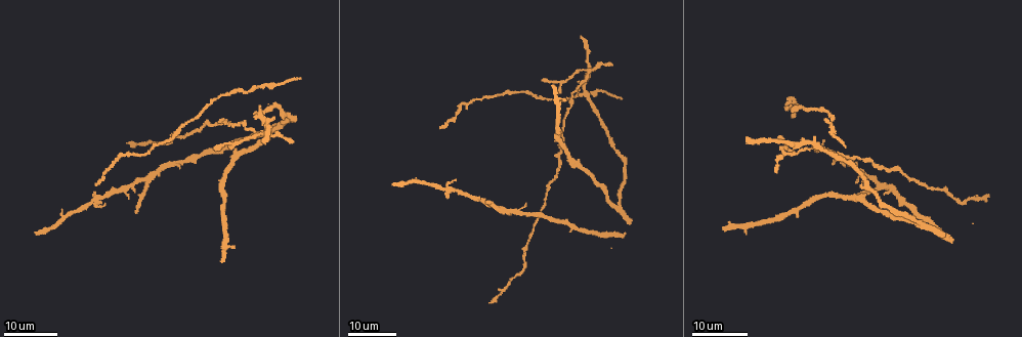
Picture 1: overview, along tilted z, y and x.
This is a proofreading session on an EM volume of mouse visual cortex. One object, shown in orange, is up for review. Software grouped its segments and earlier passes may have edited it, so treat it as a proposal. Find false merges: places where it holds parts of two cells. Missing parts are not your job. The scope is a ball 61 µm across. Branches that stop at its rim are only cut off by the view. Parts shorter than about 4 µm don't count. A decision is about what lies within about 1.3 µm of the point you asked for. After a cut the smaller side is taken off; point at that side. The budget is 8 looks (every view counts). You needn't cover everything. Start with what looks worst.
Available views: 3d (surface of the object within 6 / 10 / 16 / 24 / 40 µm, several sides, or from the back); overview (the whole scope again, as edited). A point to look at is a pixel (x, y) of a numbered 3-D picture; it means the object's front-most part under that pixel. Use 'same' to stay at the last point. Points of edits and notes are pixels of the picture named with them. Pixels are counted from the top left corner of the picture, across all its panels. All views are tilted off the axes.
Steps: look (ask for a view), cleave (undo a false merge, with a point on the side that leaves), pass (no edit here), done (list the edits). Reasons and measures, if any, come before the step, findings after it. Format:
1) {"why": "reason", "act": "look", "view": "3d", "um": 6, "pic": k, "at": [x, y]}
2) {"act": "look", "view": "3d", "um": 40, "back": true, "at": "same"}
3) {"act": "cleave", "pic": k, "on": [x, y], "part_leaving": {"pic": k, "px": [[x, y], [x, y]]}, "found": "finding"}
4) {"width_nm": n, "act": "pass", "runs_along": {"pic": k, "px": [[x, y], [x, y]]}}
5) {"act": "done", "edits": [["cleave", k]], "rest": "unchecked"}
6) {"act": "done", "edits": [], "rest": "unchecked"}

{"why": "branch point", "act": "look", "view": "3d", "um": 24, "pic": 1, "at": [578, 95]}

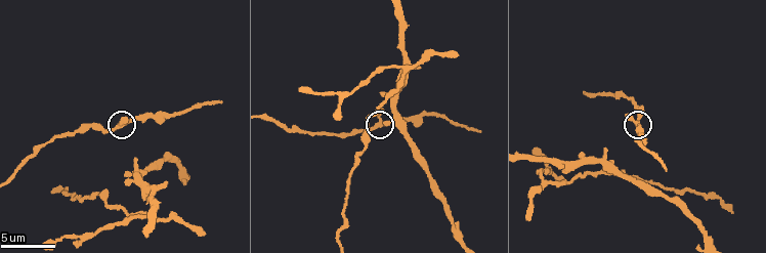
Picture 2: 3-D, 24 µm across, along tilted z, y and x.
{"act": "look", "view": "3d", "um": 10, "pic": 2, "at": [382, 126]}

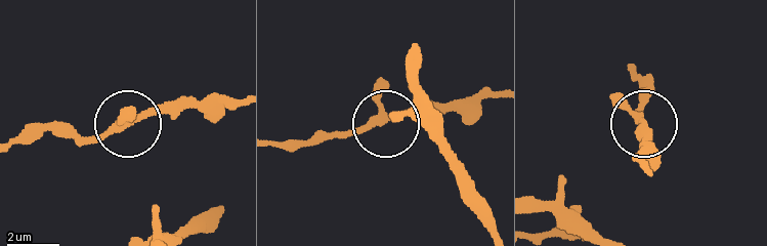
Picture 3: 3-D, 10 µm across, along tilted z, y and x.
{"side_arm_um": 10, "act": "pass", "found": "all the same cell"}

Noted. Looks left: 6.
{"why": "side arm on a straight run", "act": "look", "view": "3d", "um": 16, "pic": 2, "at": [708, 197]}

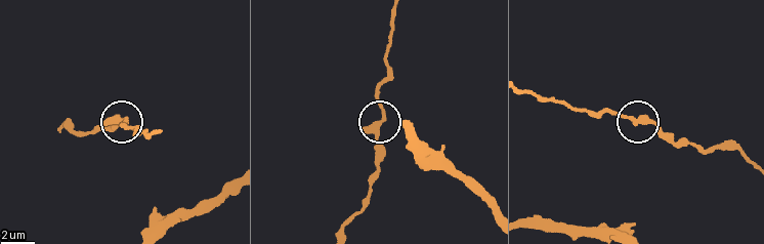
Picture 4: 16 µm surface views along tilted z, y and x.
{"why": "zoom in", "act": "look", "view": "3d", "um": 6, "pic": 4, "at": [639, 120]}

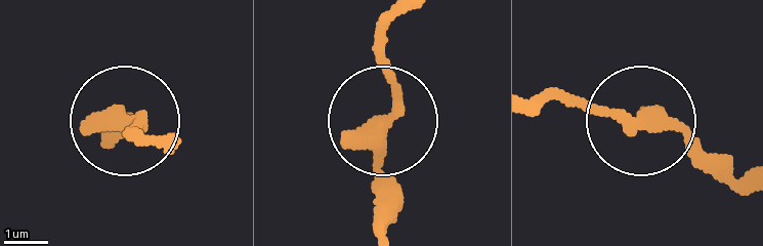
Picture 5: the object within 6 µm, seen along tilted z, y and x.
{"act": "pass", "runs_along": {"pic": 5, "px": [[528, 99], [669, 124], [731, 171]]}, "found": "one cell here"}

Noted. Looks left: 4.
{"why": "two arms in line, one across", "act": "look", "view": "3d", "um": 16, "pic": 2, "at": [400, 83]}

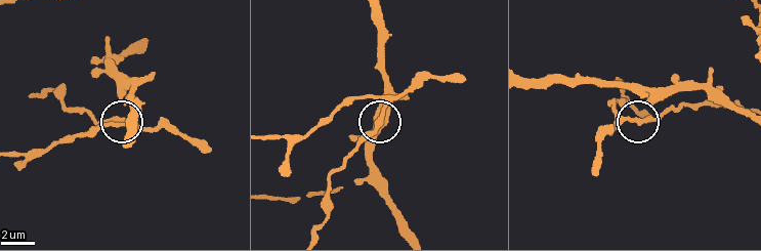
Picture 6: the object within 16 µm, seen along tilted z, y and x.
{"act": "look", "view": "3d", "um": 16, "back": true, "pic": 6, "at": [639, 119]}

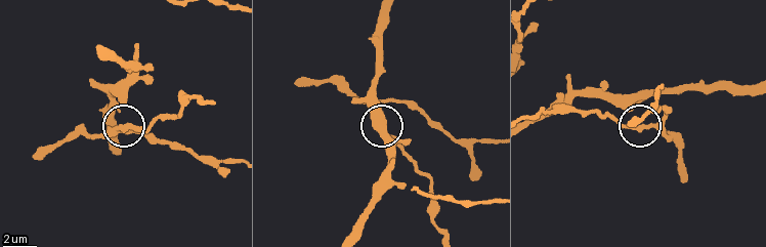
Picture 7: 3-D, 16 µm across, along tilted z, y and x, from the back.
{"act": "pass", "found": "all the same cell"}

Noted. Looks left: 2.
{"act": "look", "view": "3d", "um": 6, "pic": 2, "at": [137, 168]}

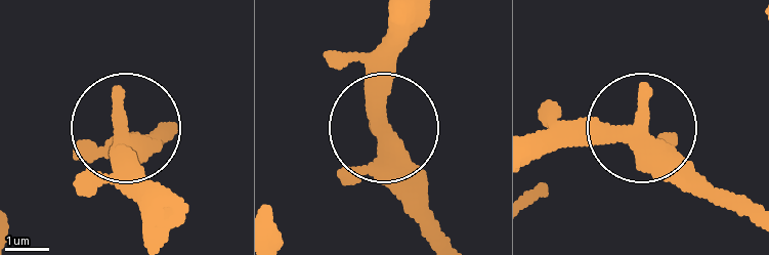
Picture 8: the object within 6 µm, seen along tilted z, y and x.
{"why": "other side", "act": "look", "view": "3d", "um": 6, "back": true, "pic": 8, "at": [640, 118]}

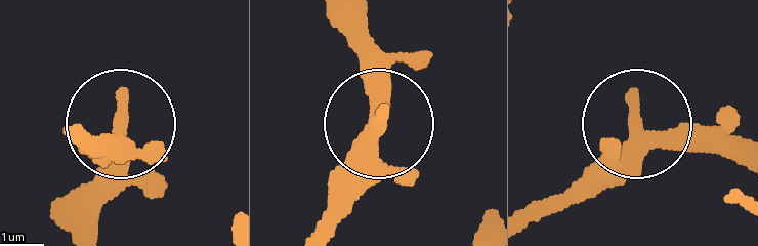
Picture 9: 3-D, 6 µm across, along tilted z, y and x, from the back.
{"act": "pass", "runs_along": {"pic": 9, "px": [[312, 231], [377, 124], [384, 80], [431, 57]]}, "found": "one cell here"}

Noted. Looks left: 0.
{"act": "done", "edits": [], "rest": "unchecked"}

